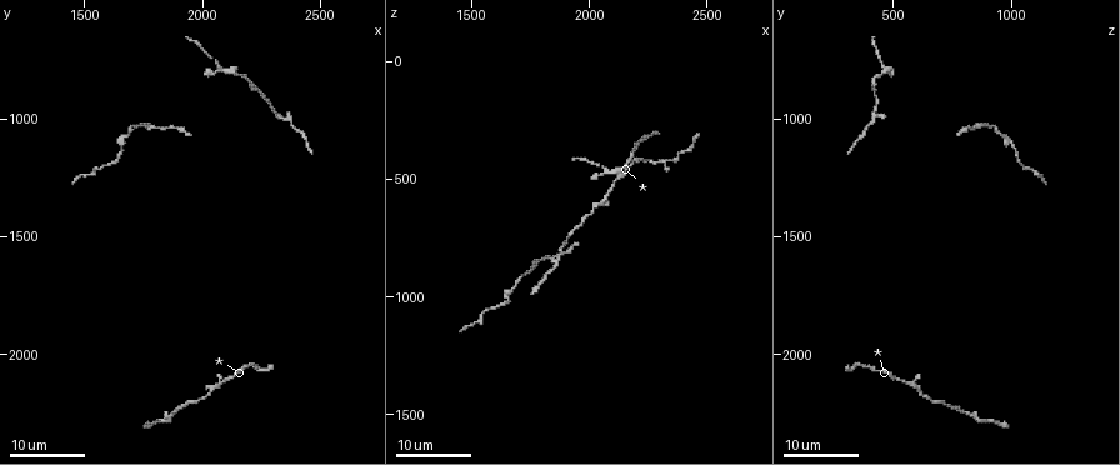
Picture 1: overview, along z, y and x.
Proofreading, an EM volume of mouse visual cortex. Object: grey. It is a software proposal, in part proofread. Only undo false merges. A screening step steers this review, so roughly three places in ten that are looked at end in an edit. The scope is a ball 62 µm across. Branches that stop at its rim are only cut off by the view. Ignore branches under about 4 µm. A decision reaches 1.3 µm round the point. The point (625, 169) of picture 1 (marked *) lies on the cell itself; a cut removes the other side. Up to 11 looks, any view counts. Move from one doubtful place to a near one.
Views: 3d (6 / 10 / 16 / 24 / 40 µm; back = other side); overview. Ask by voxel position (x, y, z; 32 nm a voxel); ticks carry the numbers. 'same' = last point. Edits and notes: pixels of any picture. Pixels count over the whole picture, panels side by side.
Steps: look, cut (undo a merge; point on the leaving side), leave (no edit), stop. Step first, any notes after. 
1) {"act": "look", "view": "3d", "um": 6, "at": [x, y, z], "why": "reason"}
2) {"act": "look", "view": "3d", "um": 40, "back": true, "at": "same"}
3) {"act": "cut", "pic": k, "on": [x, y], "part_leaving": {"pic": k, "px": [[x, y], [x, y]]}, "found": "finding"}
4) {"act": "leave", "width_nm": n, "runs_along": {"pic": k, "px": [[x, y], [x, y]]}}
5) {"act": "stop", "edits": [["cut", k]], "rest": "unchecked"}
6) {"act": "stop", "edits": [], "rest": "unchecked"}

{"act": "look", "view": "3d", "um": 24, "at": [2080, 2120, 580], "why": "a fork"}

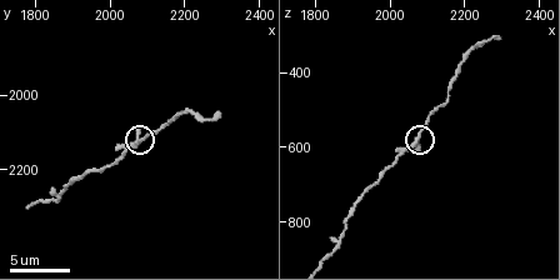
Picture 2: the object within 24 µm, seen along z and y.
{"act": "look", "view": "3d", "um": 10, "at": [2080, 2120, 590]}

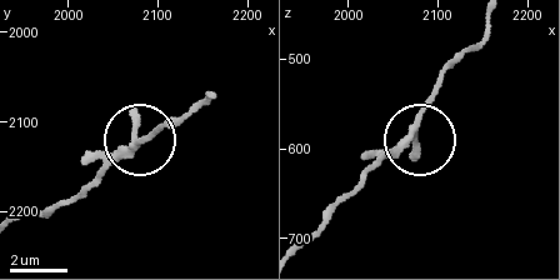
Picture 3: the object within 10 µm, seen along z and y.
{"act": "leave", "arms": 3, "found": "one cell here"}

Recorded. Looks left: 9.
{"act": "look", "view": "3d", "um": 10, "at": [2290, 2060, 300], "why": "thick turns thin"}

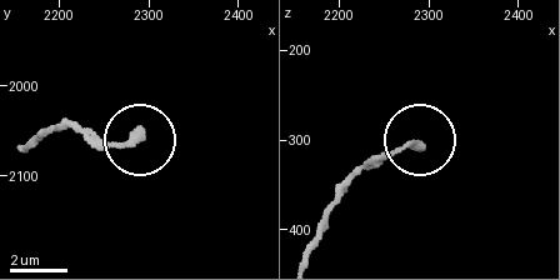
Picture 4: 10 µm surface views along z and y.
{"act": "leave", "width_nm": 280, "runs_along": {"pic": 4, "px": [[303, 254], [348, 183], [418, 141]]}, "found": "continuous, no second cell"}

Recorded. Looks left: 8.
{"act": "look", "view": "3d", "um": 24, "at": [2070, 770, 470], "why": "calibre changes"}

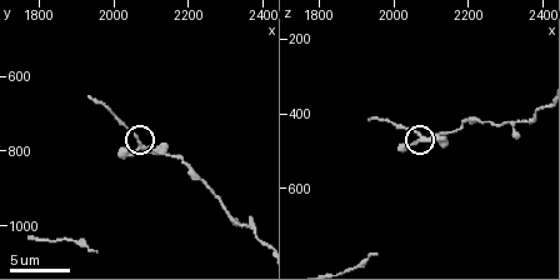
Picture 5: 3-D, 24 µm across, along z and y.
{"act": "look", "view": "3d", "um": 10, "at": [2070, 780, 460], "why": "closer look"}

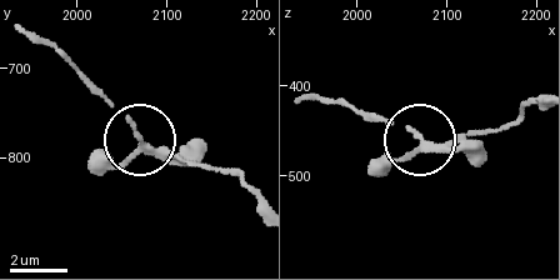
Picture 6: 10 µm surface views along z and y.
{"act": "leave", "runs_along": {"pic": 6, "px": [[258, 191], [236, 175], [158, 153], [95, 86]]}, "found": "continuous, no second cell"}

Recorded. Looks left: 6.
{"act": "look", "view": "3d", "um": 10, "at": [2320, 980, 420], "why": "three arms meet"}

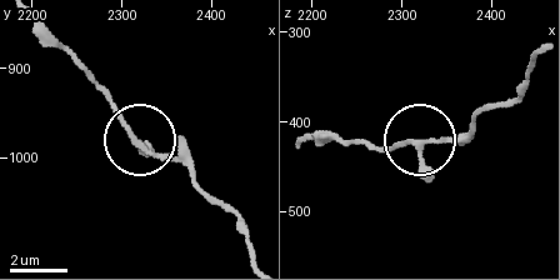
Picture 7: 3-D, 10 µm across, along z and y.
{"act": "look", "view": "3d", "um": 10, "back": true, "at": [2325, 990, 420]}

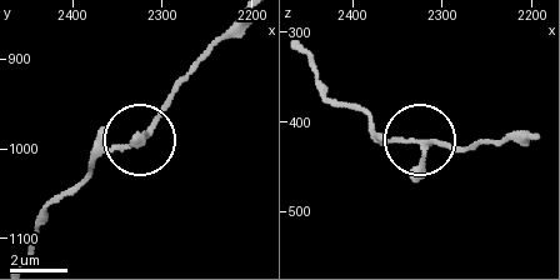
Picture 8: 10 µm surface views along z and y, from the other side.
{"act": "leave", "found": "continuous, no second cell"}

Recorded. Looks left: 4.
{"act": "look", "view": "3d", "um": 24, "at": [2430, 1100, 340], "why": "thin neck"}

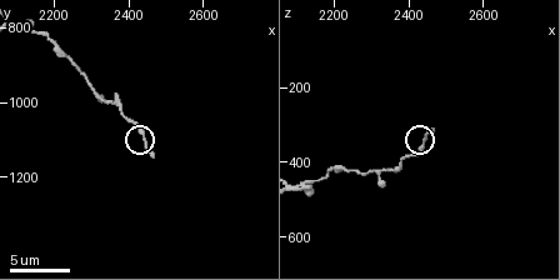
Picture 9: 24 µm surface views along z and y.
{"act": "look", "view": "3d", "um": 10, "at": [2450, 1100, 340]}

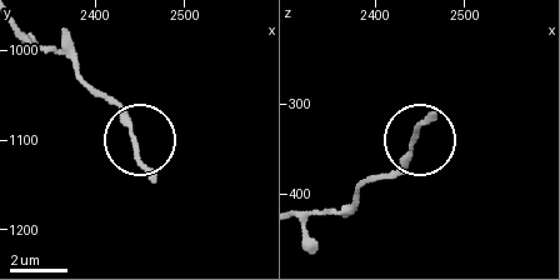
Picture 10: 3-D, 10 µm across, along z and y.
{"act": "look", "view": "3d", "um": 10, "back": true, "at": [2440, 1100, 340], "why": "other side"}

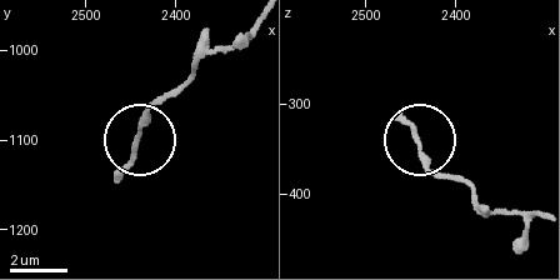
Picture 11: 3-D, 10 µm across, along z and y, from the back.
{"act": "leave", "found": "continuous, no second cell"}

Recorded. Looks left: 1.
{"act": "stop", "edits": [], "rest": "unchecked"}

